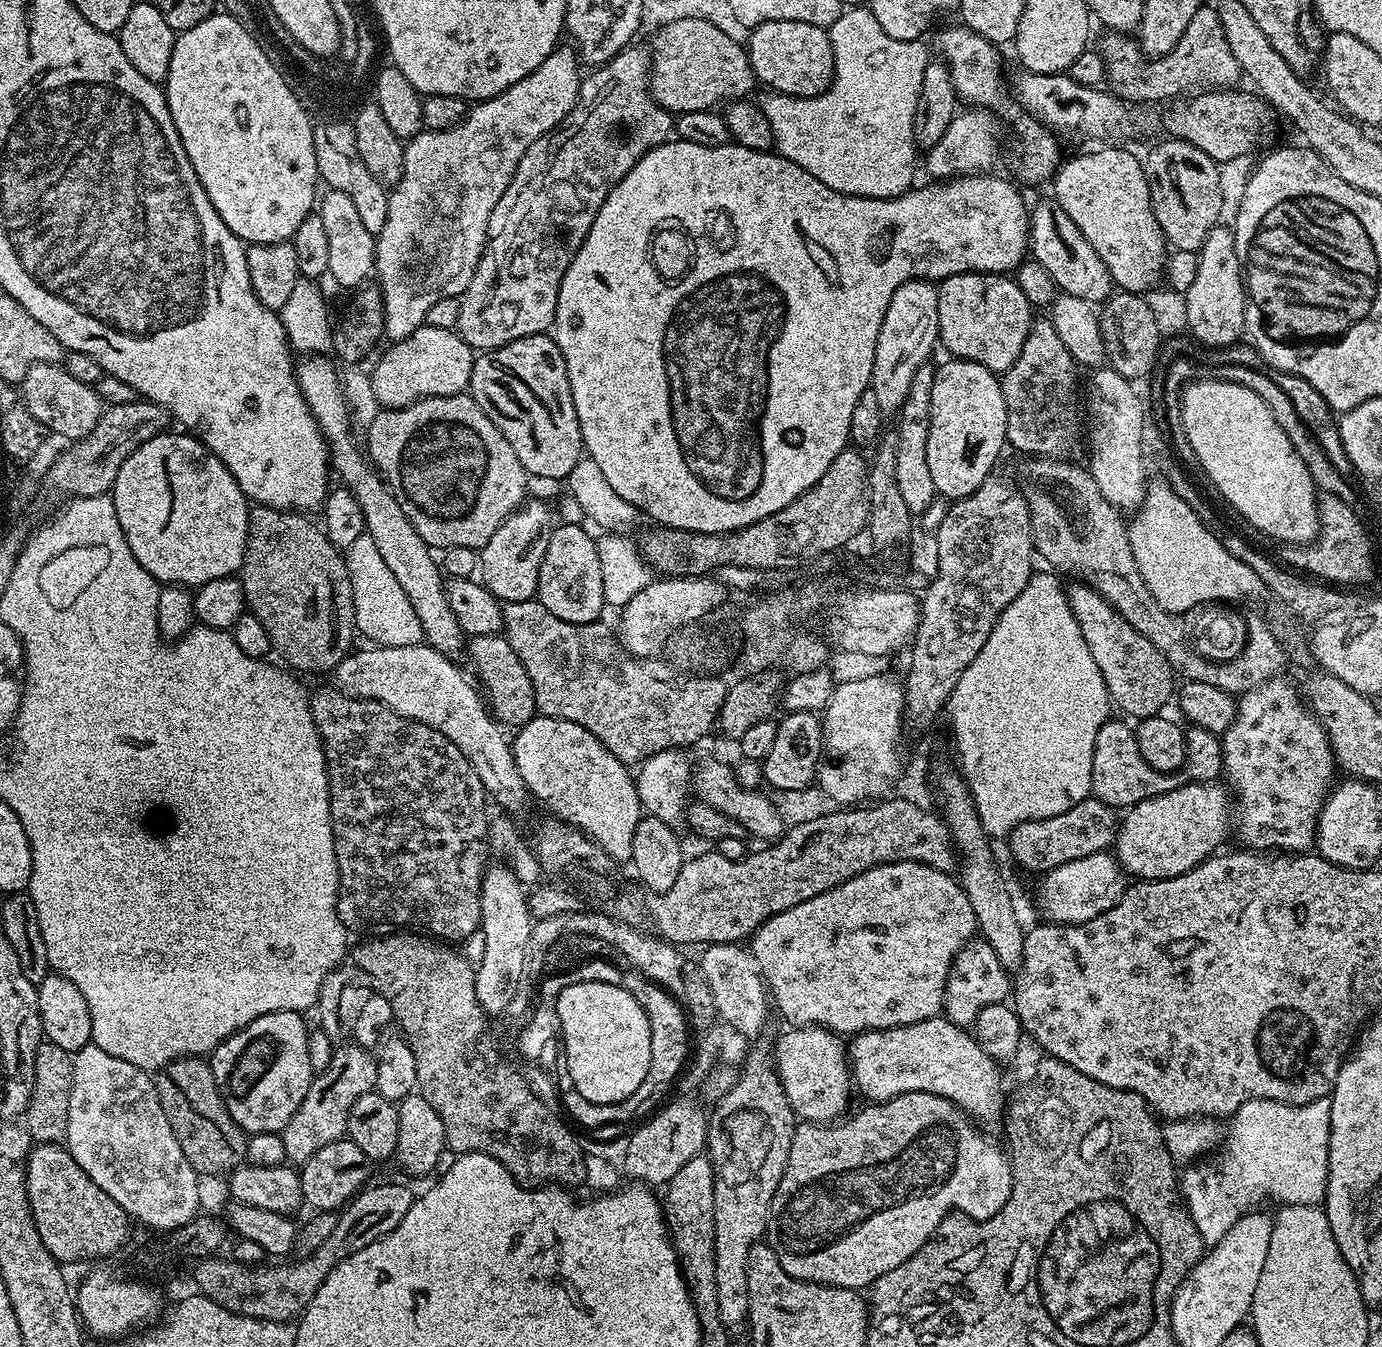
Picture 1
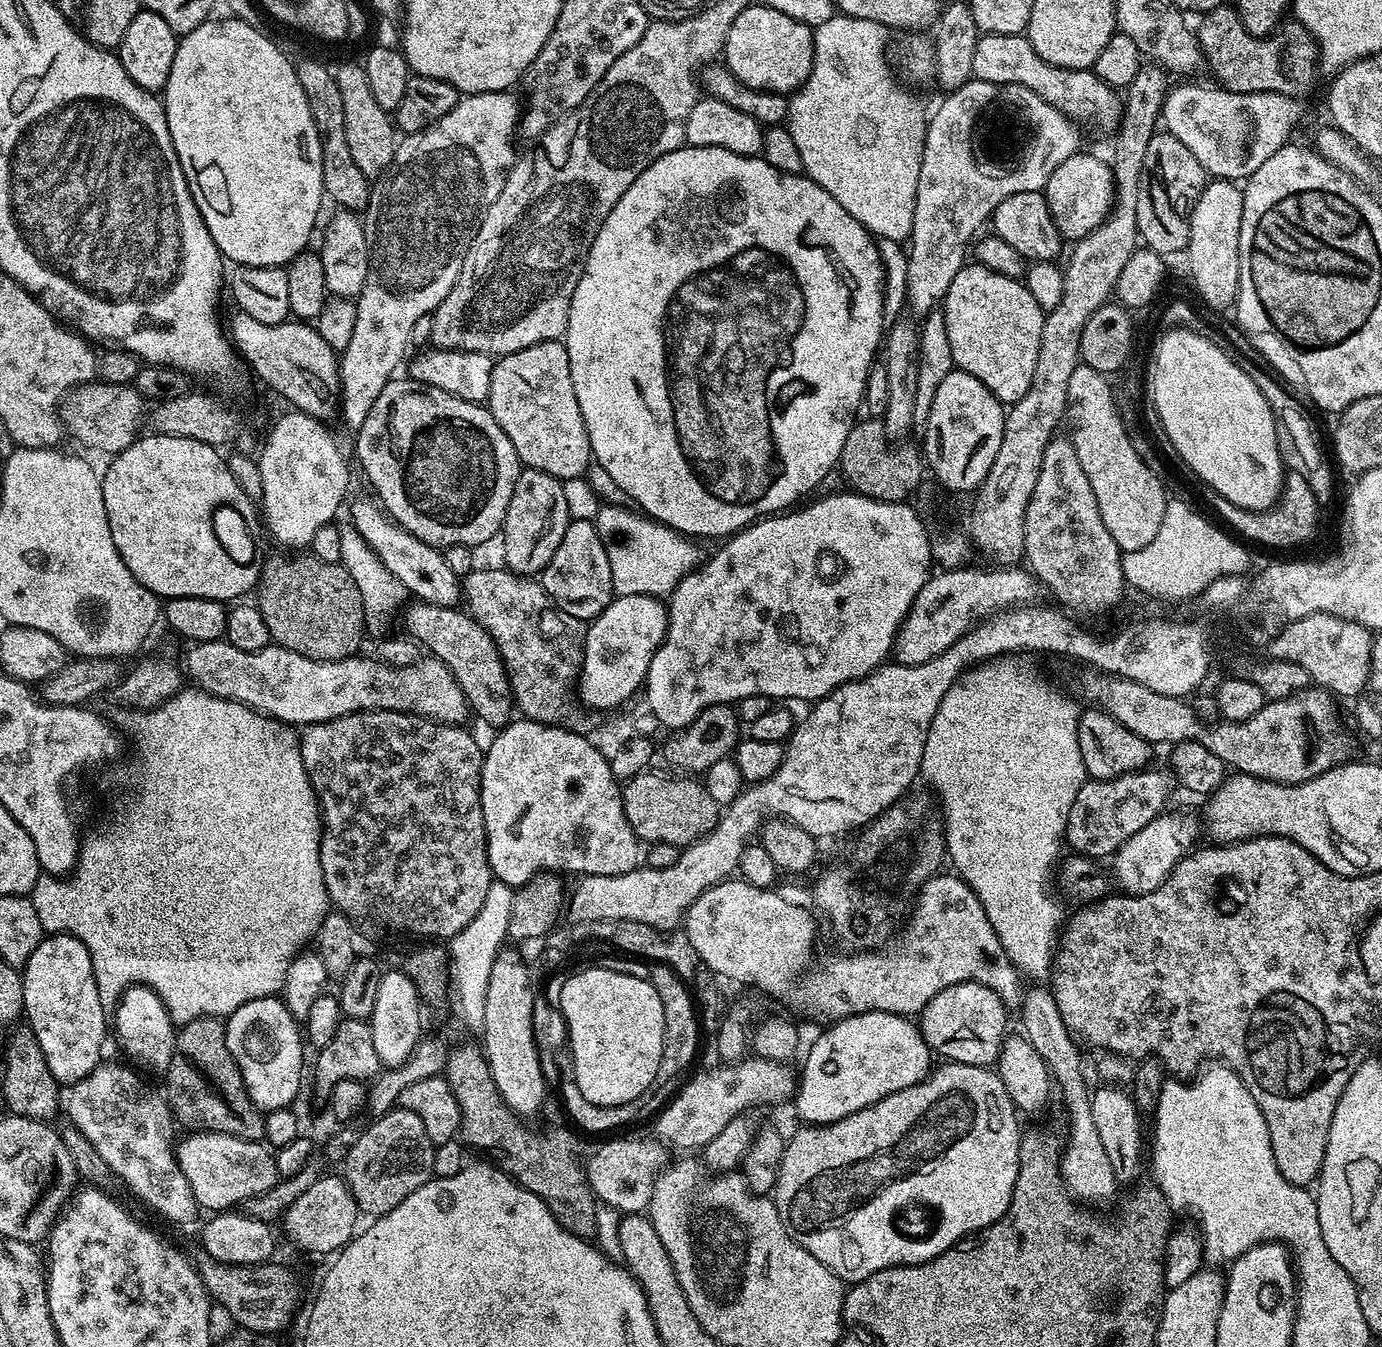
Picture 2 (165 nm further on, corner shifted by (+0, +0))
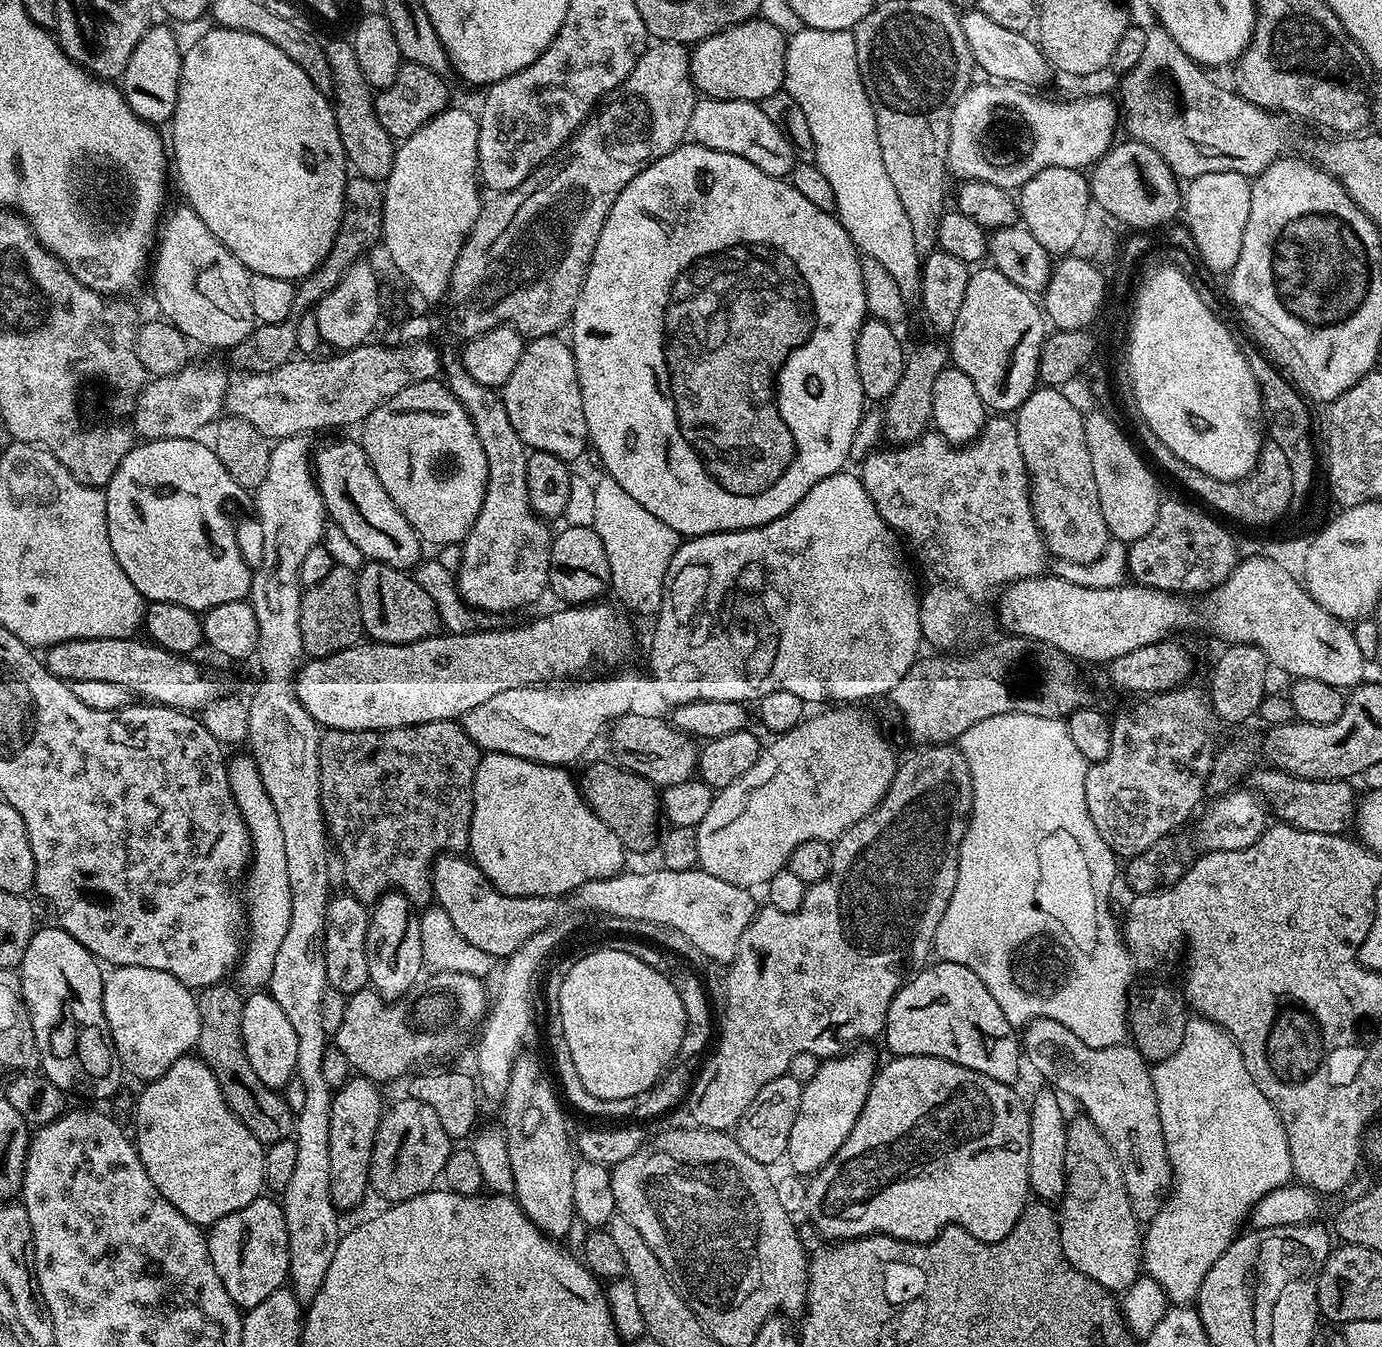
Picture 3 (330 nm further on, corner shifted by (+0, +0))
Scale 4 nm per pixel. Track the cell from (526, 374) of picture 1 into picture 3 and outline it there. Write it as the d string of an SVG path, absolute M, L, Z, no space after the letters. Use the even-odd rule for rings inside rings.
M559 335L538 336L529 339L524 345L522 358L518 358L518 366L514 366L514 374L505 382L502 395L506 414L510 414L510 423L518 430L518 438L522 438L525 448L537 452L546 452L562 458L565 462L573 462L589 447L586 414L582 406L580 379L576 369L576 359L572 353L571 343L567 339L560 340Z

